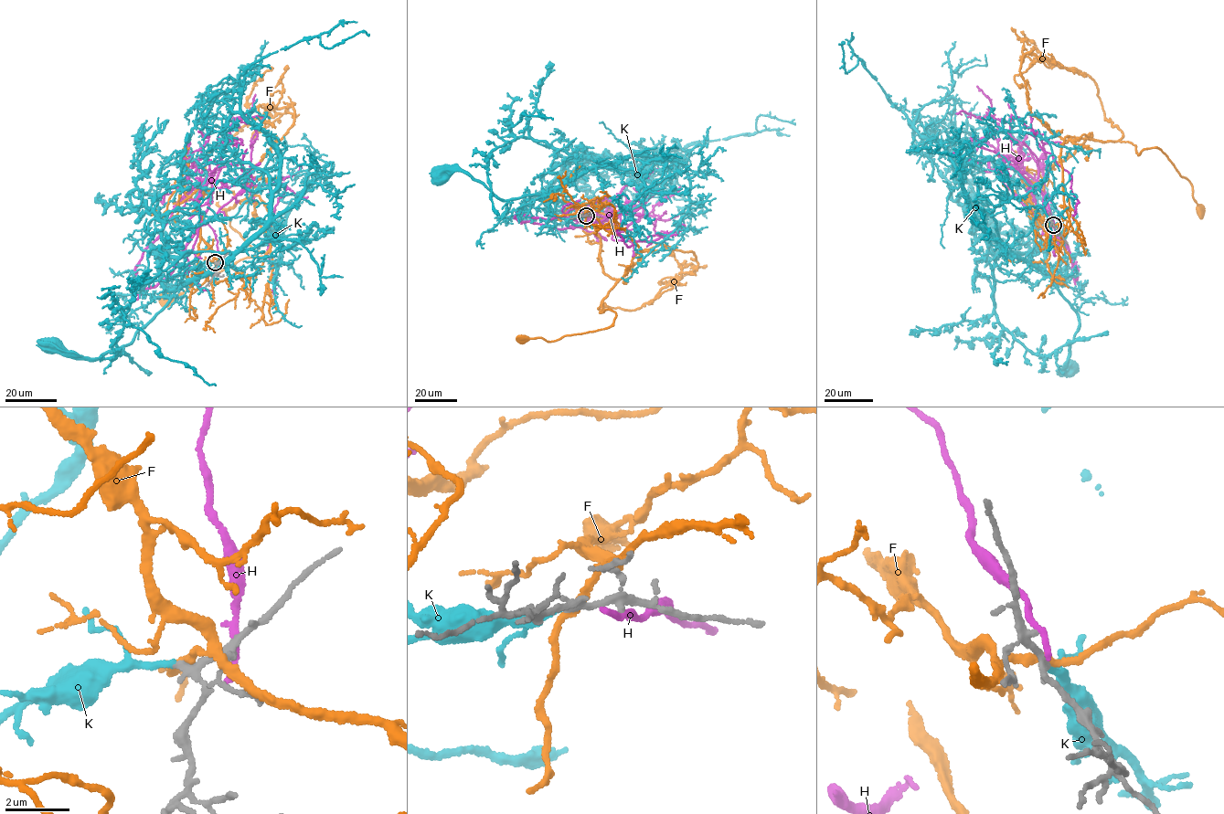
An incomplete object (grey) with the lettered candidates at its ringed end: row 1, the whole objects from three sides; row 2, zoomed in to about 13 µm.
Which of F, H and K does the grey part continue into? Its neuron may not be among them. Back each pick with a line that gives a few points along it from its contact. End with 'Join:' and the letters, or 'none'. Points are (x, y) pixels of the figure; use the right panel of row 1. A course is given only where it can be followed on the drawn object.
K: course (1053, 225), (1065, 252), (1048, 272), (1075, 311), (1079, 325), (1064, 367), (1066, 371), (1069, 363), (1070, 368)
Join: K

